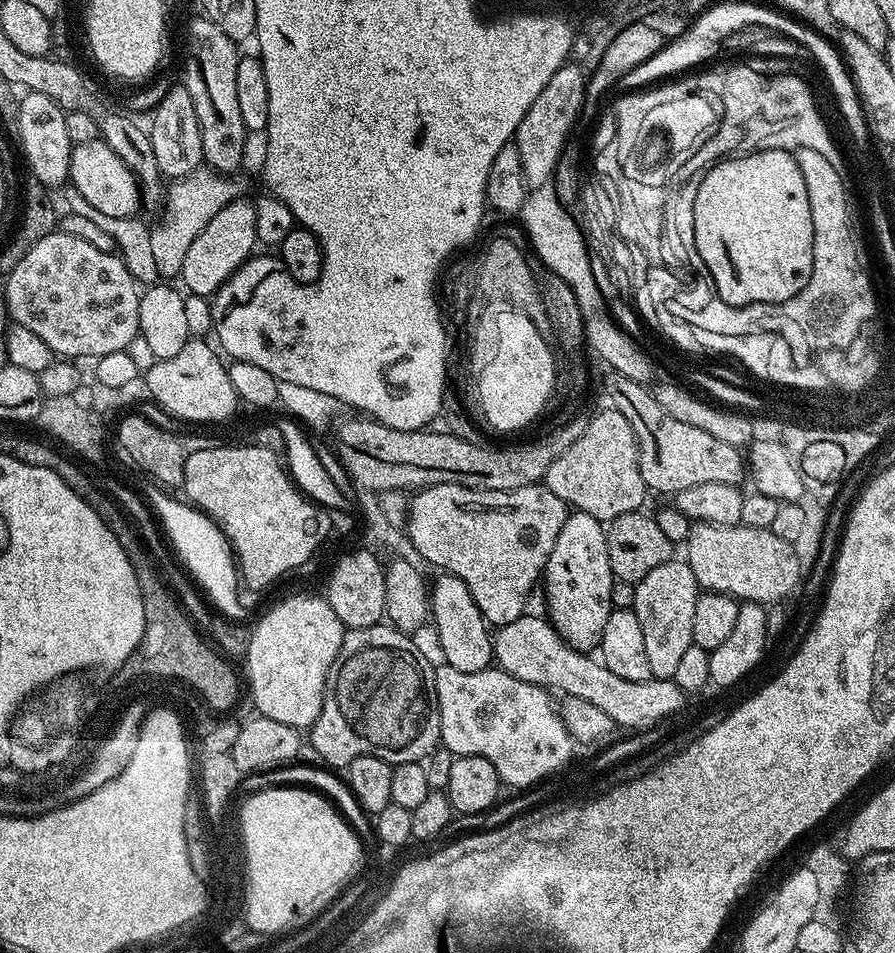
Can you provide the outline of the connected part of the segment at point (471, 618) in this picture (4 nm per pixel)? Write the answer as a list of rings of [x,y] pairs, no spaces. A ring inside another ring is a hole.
[[[437,575],[436,585],[430,588],[430,620],[436,623],[436,636],[444,651],[443,663],[454,666],[454,670],[477,672],[486,670],[493,663],[493,633],[484,616],[478,610],[467,586],[457,576]]]

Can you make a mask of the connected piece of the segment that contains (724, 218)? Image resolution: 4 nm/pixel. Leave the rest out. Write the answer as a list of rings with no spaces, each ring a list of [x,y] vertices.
[[[771,148],[765,152],[736,154],[731,158],[721,160],[702,178],[693,206],[694,242],[696,243],[694,252],[695,255],[700,255],[700,260],[704,263],[703,267],[710,275],[714,276],[714,286],[719,303],[728,304],[734,310],[743,310],[750,304],[760,302],[781,304],[790,298],[794,298],[810,282],[812,263],[814,262],[814,250],[812,249],[814,246],[814,226],[810,218],[810,198],[806,194],[806,178],[802,176],[802,170],[791,151],[782,148]]]

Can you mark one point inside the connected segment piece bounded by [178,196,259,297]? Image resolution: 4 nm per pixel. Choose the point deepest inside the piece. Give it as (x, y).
(228, 240)

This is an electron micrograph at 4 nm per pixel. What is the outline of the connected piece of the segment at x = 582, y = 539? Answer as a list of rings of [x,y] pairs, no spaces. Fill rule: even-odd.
[[[573,511],[568,521],[562,526],[562,534],[558,534],[558,542],[554,542],[554,550],[550,550],[550,558],[544,567],[542,588],[548,599],[547,619],[558,635],[568,643],[568,647],[585,654],[599,649],[602,638],[602,626],[606,626],[606,618],[612,613],[612,585],[614,577],[608,553],[608,533],[605,525],[595,520],[590,514]]]

